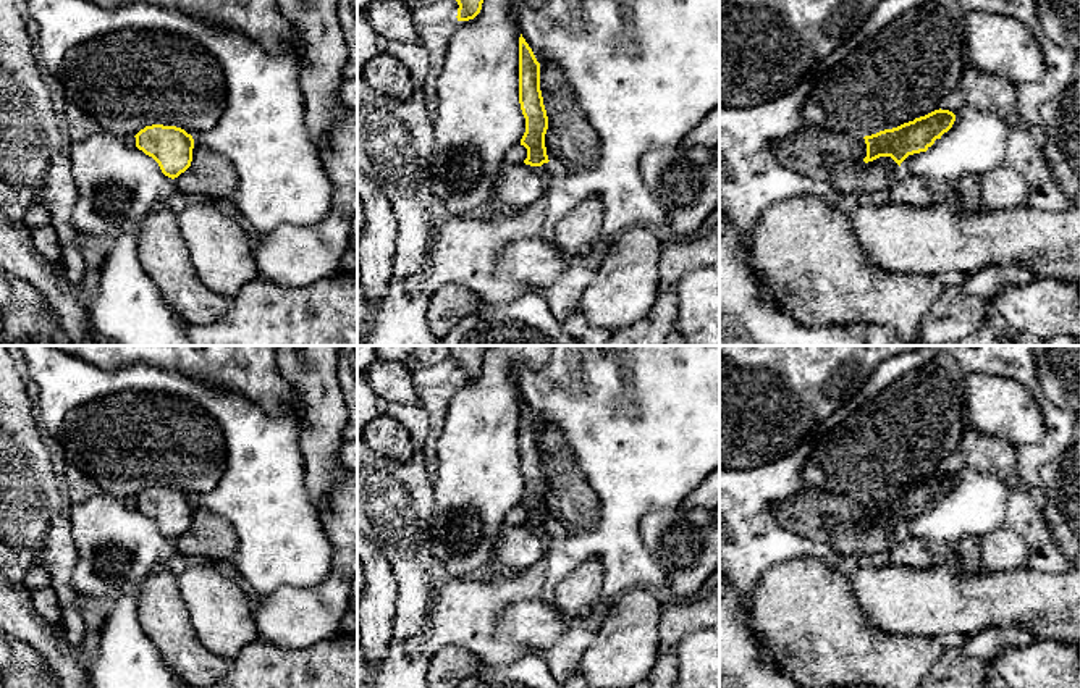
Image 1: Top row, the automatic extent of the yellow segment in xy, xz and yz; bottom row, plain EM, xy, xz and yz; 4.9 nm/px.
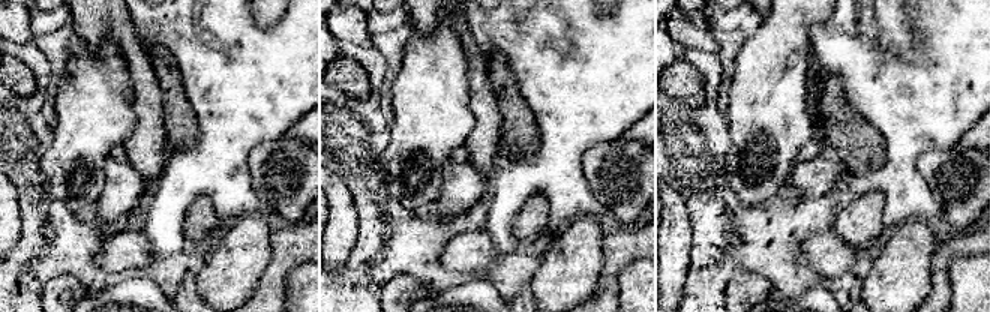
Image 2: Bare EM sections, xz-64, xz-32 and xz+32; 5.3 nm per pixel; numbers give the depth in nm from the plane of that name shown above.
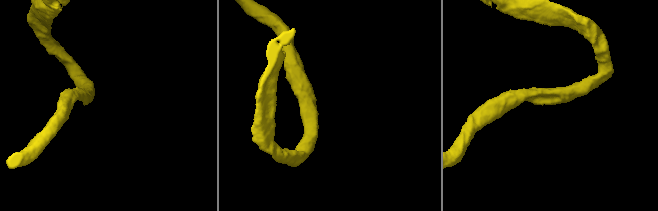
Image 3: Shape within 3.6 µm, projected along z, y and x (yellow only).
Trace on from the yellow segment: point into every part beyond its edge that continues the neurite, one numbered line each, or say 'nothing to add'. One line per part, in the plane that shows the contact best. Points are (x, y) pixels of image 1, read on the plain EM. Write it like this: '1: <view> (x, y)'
nothing to add

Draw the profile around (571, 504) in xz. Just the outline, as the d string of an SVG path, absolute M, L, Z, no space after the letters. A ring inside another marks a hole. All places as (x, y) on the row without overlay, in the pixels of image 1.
M546 422L540 426L540 452L548 478L546 517L558 530L592 530L600 515L600 501L576 465L561 431Z

